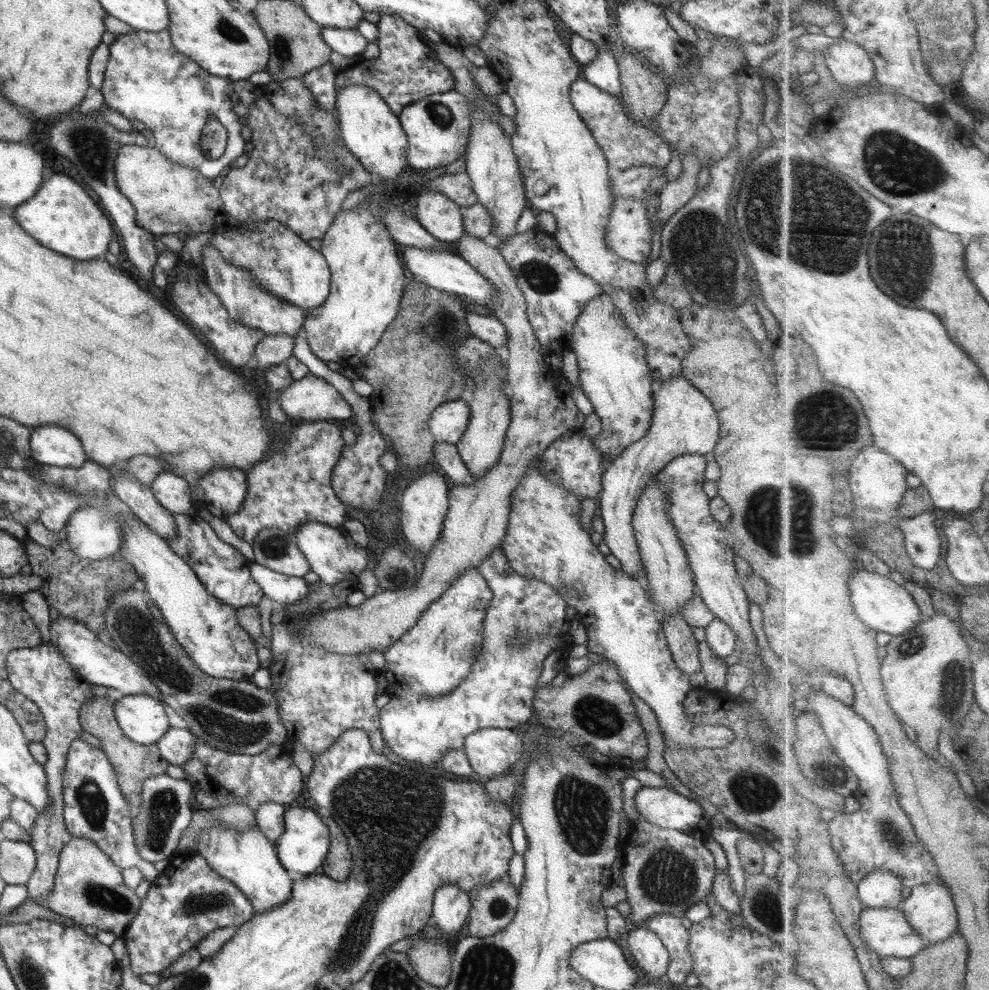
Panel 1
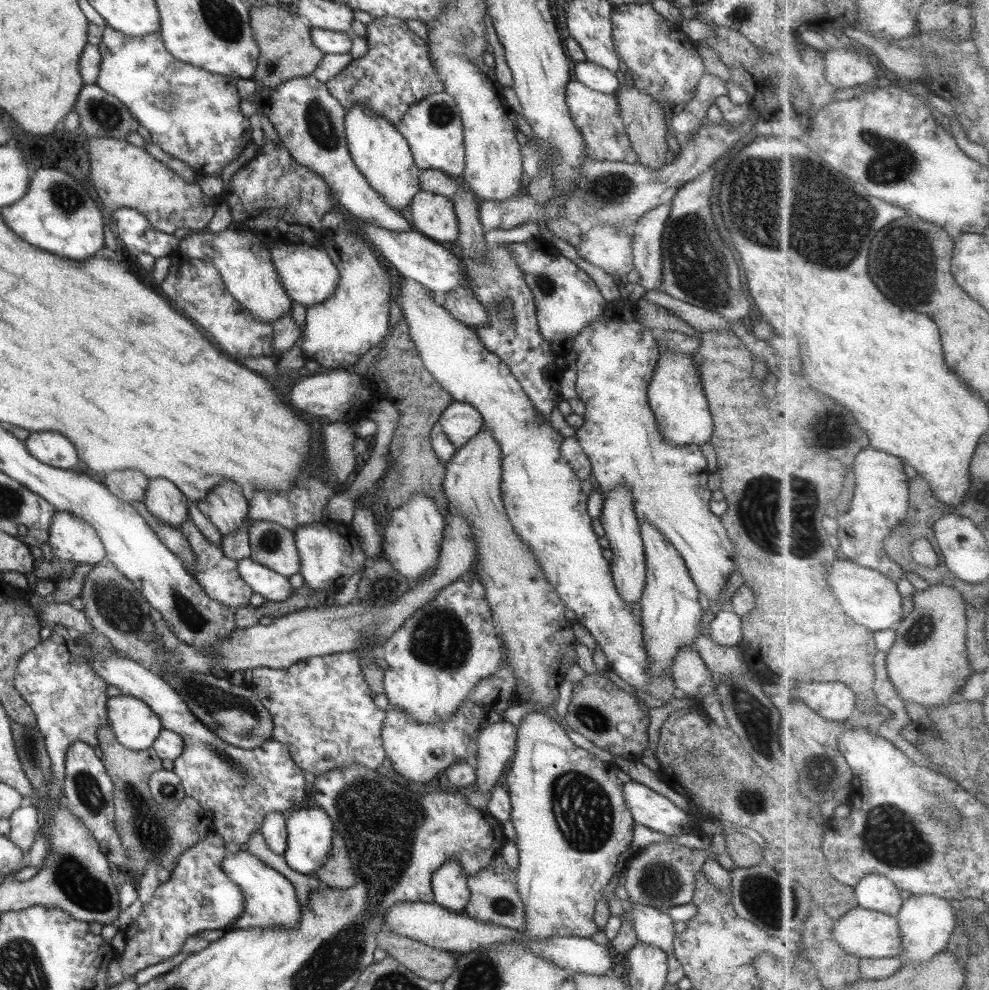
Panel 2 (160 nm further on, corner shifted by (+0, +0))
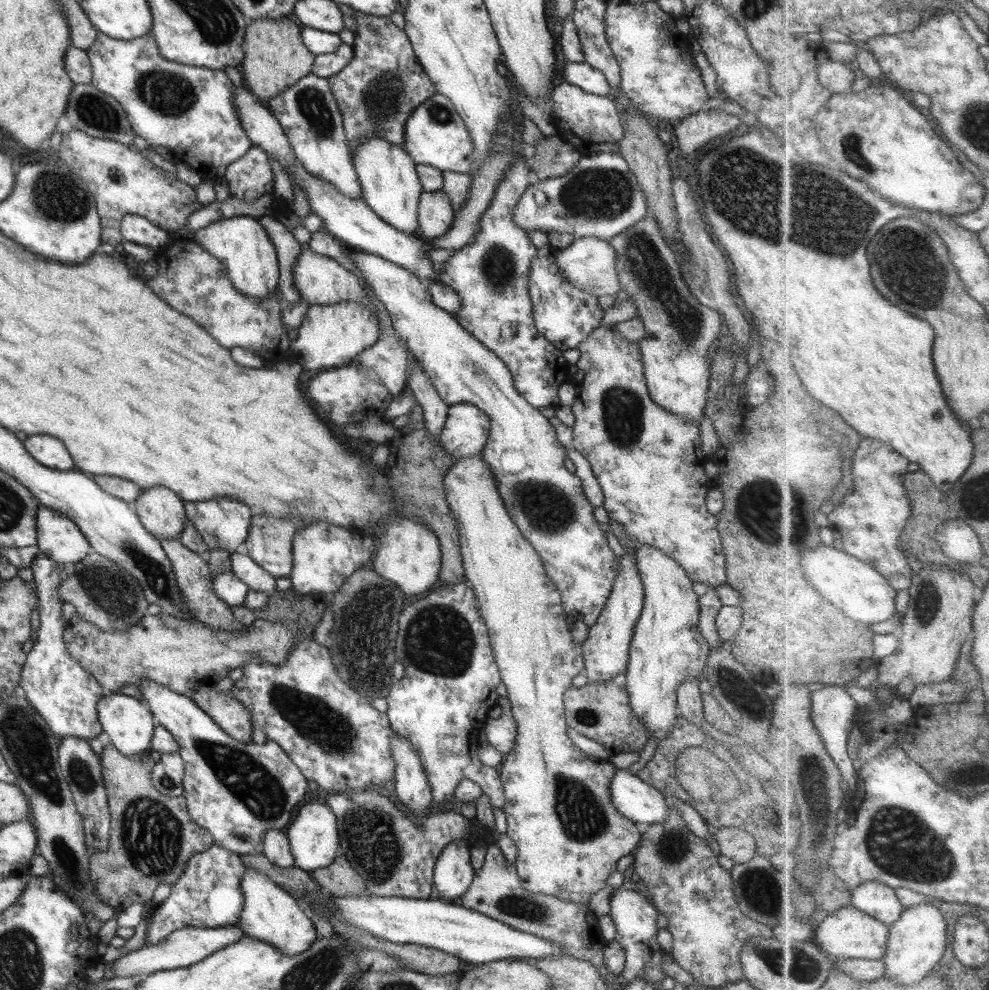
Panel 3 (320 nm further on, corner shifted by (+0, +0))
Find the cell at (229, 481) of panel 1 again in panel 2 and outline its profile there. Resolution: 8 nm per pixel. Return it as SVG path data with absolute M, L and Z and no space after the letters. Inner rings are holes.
M227 480L213 488L206 498L197 501L197 507L220 534L226 536L244 526L250 506L242 493L242 487L234 481Z

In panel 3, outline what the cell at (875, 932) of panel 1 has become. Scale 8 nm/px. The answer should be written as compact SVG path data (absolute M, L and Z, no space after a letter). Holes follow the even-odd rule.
M856 905L841 908L832 914L821 915L816 925L816 941L831 958L883 960L890 950L892 925L882 922Z

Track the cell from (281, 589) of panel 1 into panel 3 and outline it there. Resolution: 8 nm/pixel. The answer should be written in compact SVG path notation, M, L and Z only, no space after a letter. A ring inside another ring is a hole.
M236 551L230 553L230 566L234 576L245 582L252 590L259 590L267 594L276 589L277 577L266 572L255 560L250 556L240 554Z

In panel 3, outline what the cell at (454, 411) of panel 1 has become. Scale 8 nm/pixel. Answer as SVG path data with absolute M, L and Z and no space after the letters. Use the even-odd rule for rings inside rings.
M461 403L449 406L437 441L457 462L481 454L489 432L490 417L472 404Z

